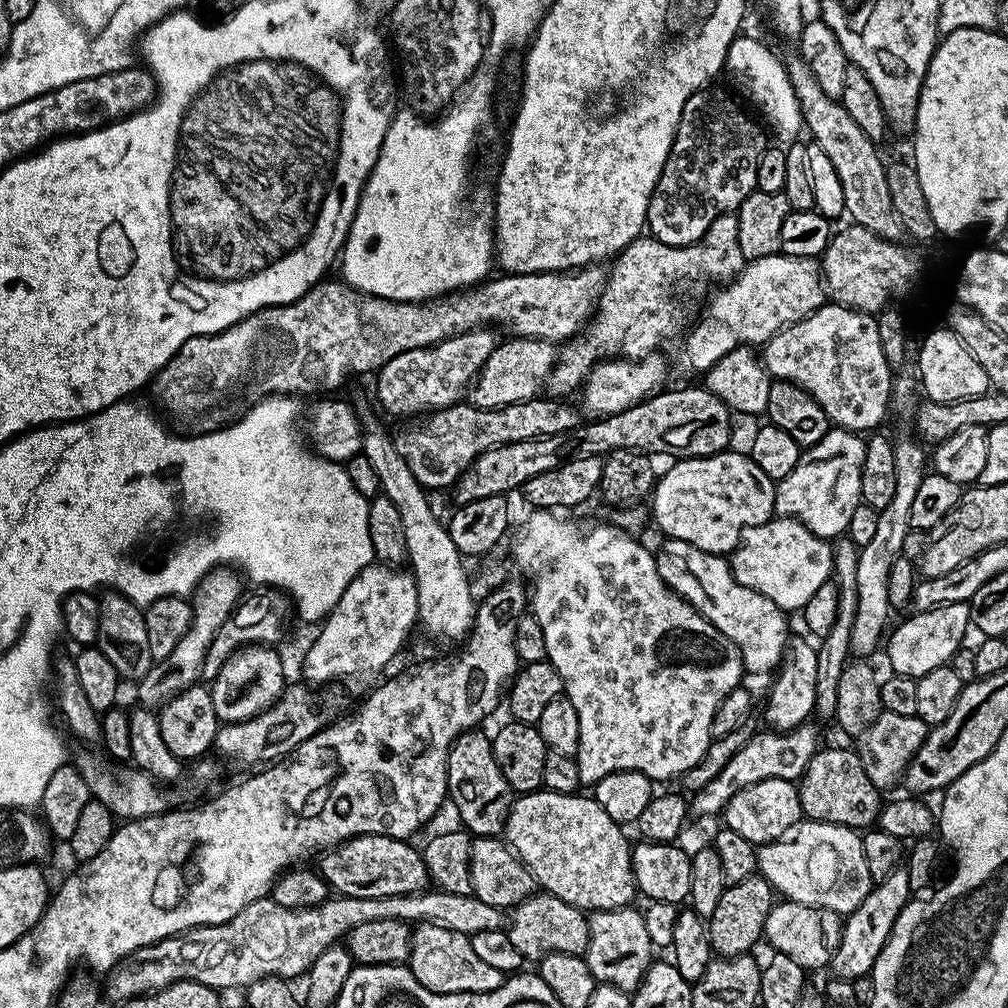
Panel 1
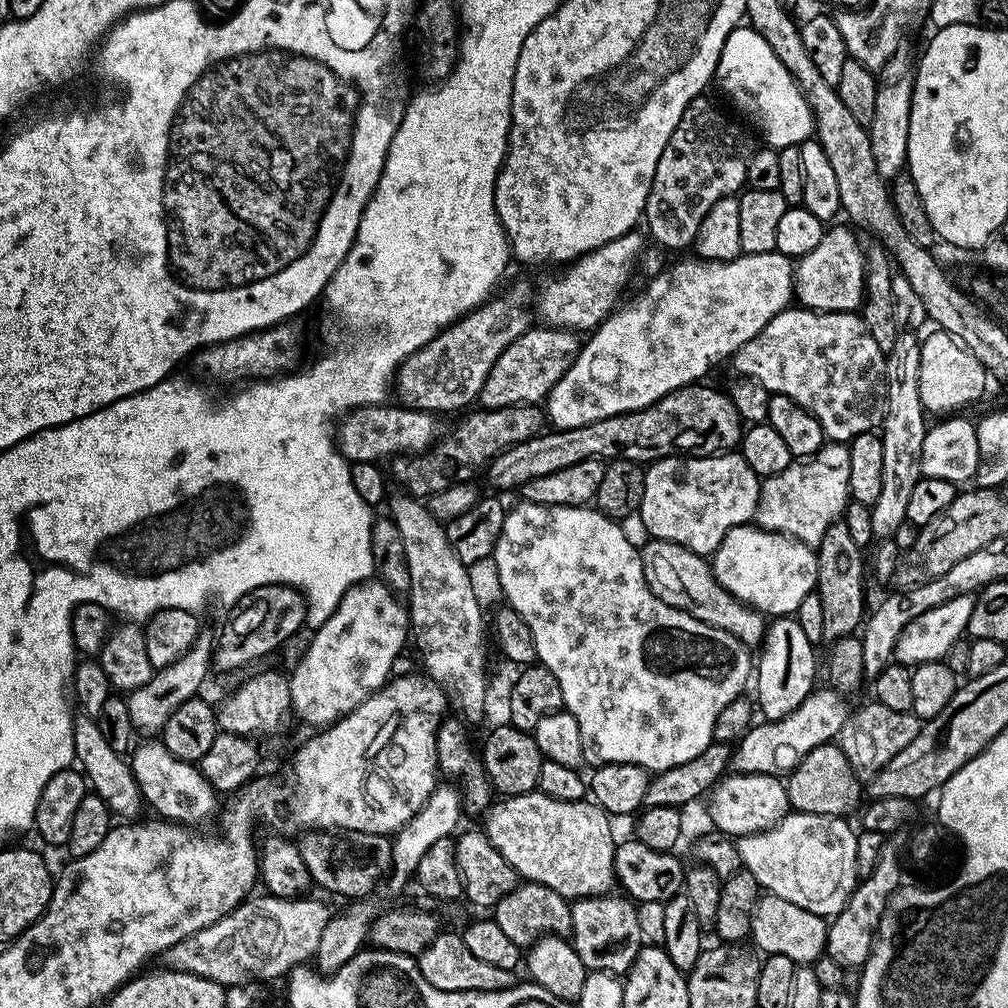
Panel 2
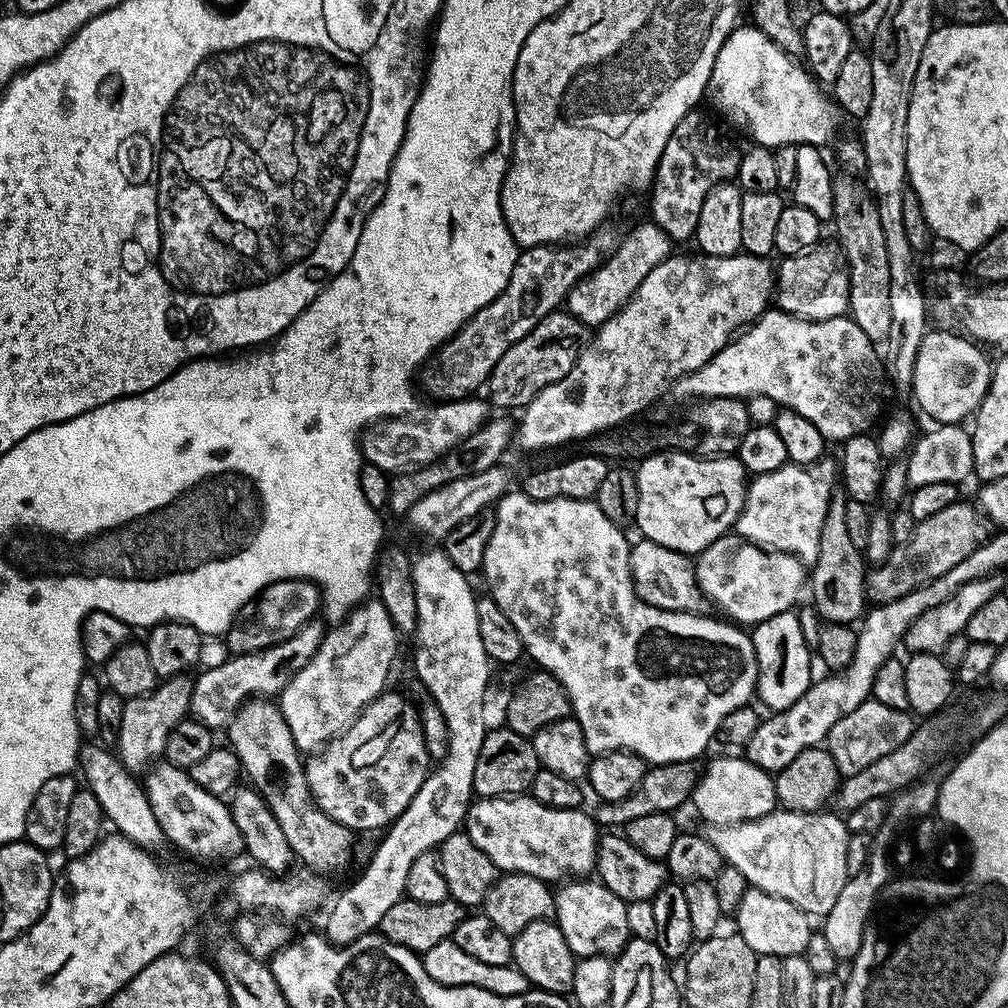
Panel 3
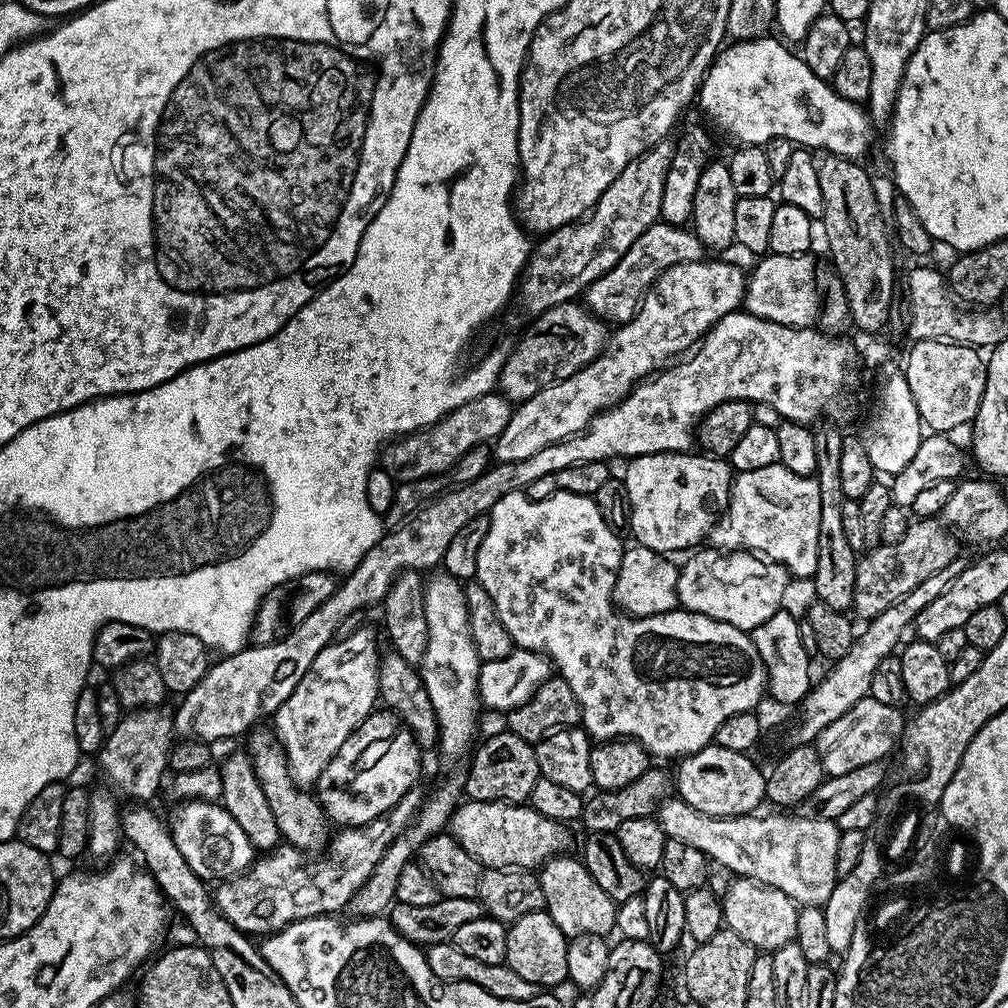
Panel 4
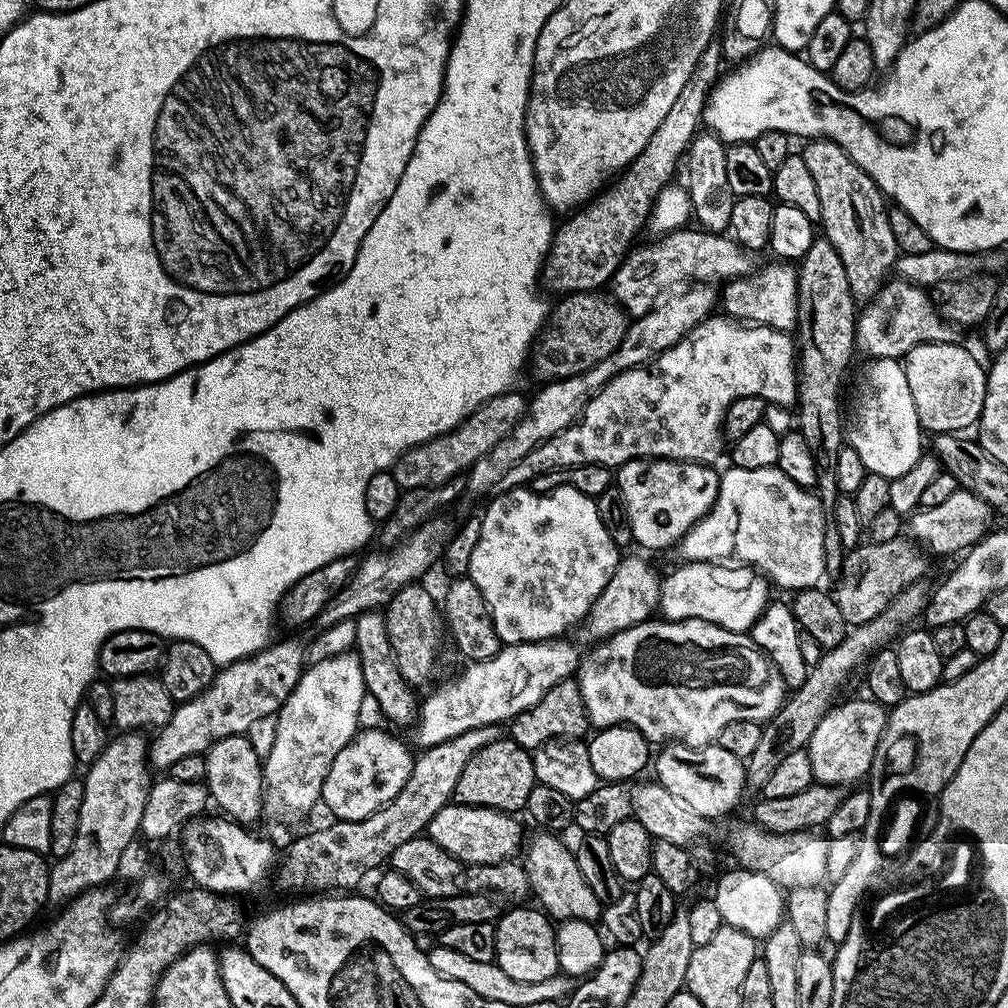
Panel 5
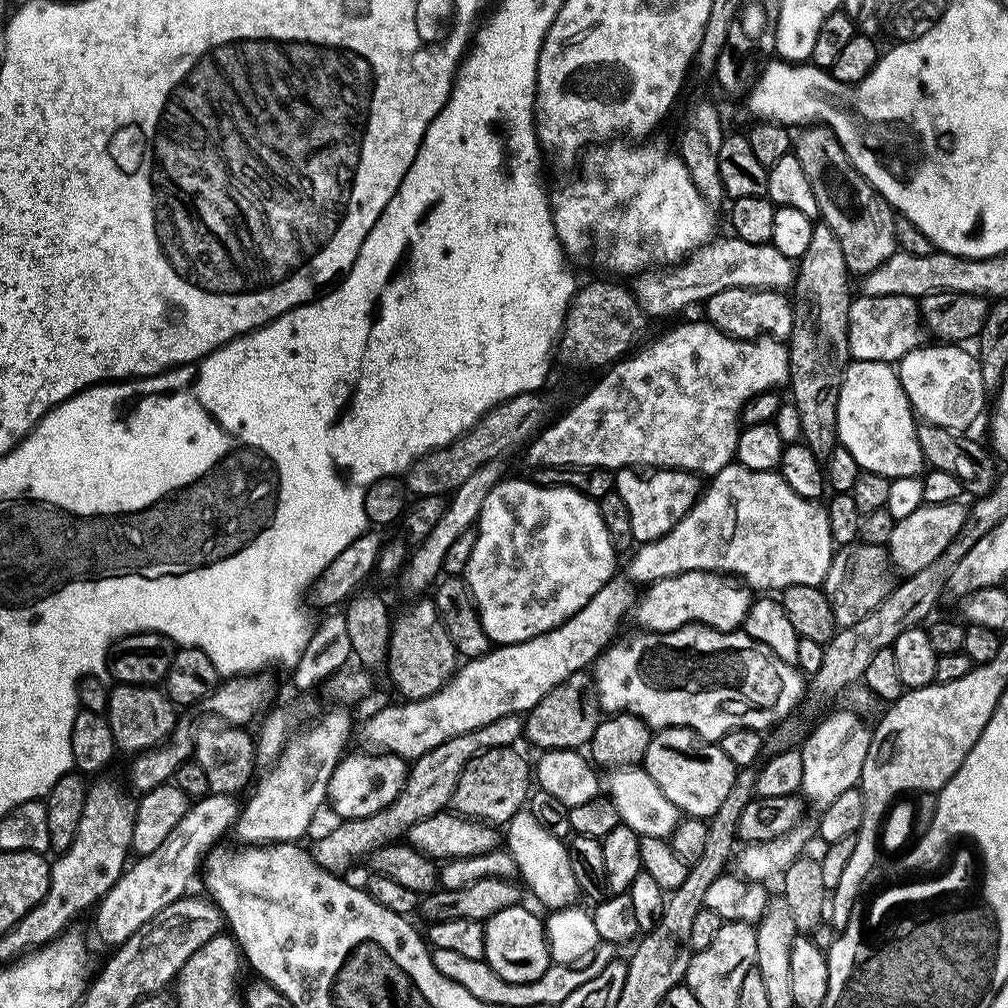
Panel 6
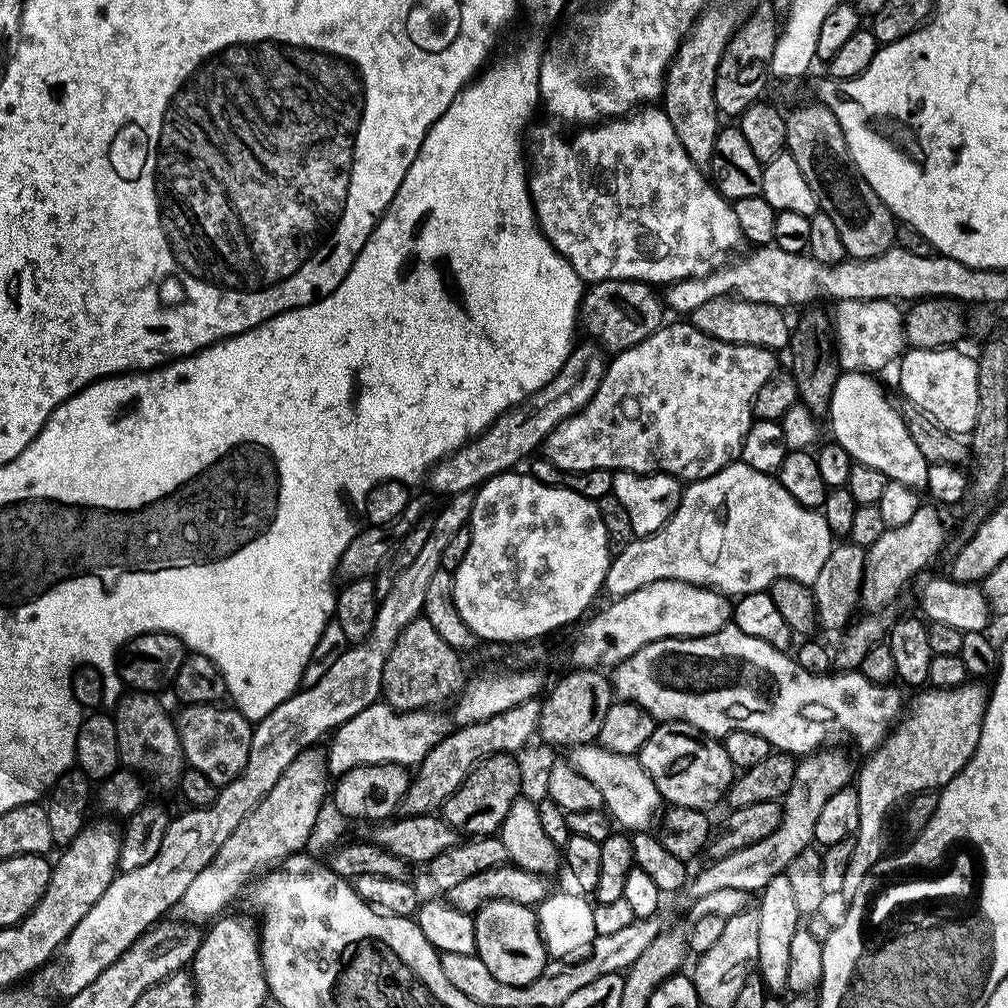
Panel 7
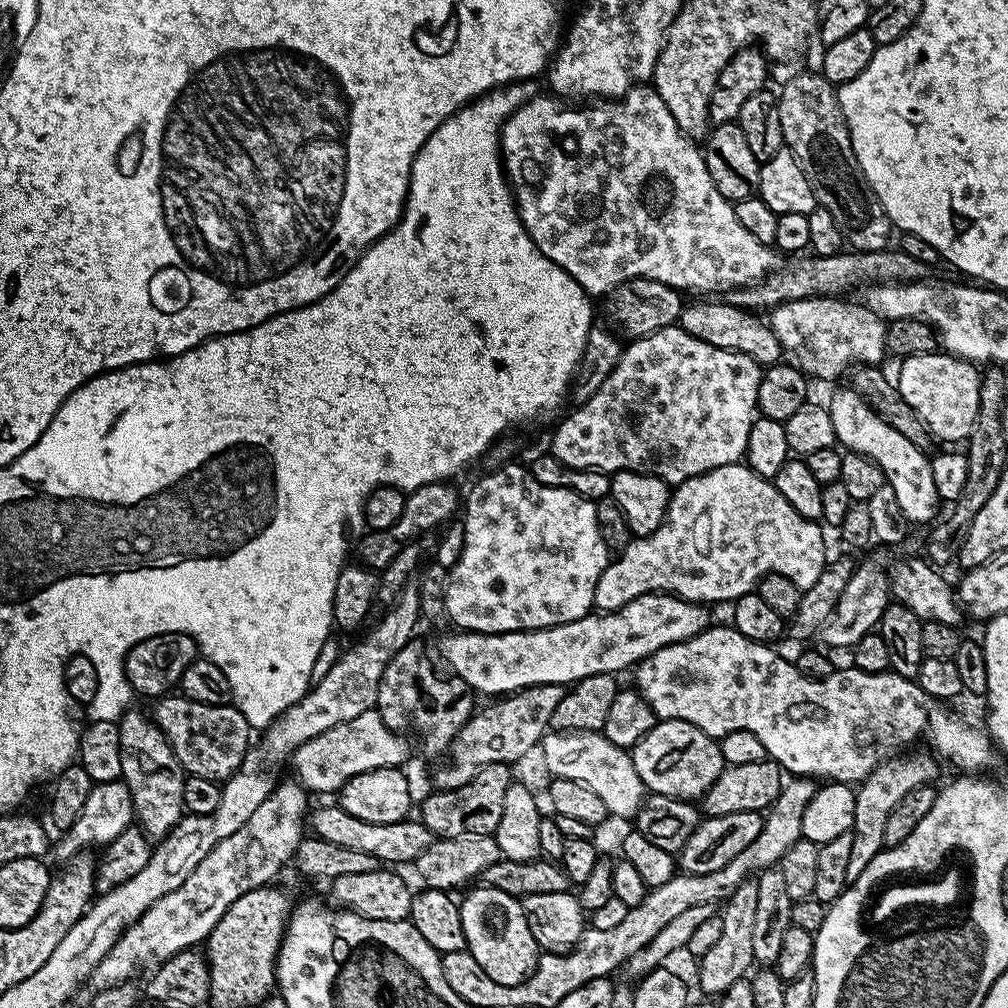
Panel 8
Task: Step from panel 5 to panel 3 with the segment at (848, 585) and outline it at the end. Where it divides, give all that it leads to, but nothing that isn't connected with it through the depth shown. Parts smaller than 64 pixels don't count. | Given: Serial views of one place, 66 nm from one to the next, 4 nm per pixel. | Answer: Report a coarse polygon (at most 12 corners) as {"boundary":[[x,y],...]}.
{"boundary":[[957,502],[917,523],[867,573],[867,599],[894,602],[988,541],[990,521]]}

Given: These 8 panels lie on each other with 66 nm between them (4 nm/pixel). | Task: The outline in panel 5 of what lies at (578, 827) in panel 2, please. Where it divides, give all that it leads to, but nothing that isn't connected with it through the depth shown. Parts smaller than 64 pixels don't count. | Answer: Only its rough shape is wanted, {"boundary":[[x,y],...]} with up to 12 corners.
{"boundary":[[449,802],[426,835],[461,865],[513,859],[515,815]]}

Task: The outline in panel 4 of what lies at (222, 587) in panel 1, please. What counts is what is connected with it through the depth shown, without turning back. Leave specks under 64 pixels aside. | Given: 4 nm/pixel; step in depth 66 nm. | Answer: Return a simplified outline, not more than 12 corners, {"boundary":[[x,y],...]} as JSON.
{"boundary":[[137,708],[105,735],[108,784],[148,802],[169,771],[174,716]]}

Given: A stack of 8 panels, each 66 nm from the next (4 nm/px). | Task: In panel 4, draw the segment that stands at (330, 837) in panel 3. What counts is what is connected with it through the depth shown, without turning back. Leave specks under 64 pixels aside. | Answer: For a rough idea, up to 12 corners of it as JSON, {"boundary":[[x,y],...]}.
{"boundary":[[253,729],[252,759],[281,839],[321,851],[330,824],[293,781],[275,733]]}

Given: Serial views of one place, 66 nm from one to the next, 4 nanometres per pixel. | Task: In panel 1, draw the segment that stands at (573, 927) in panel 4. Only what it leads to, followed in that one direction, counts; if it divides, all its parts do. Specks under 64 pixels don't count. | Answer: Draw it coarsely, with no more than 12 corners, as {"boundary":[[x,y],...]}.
{"boundary":[[643,911],[588,916],[594,978],[629,994],[654,963]]}

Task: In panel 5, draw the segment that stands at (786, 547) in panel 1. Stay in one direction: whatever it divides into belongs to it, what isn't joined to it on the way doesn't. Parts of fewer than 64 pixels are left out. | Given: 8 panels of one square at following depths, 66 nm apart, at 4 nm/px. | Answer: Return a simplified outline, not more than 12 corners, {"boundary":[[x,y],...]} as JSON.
{"boundary":[[690,560],[665,575],[665,620],[747,633],[770,603],[754,568]]}

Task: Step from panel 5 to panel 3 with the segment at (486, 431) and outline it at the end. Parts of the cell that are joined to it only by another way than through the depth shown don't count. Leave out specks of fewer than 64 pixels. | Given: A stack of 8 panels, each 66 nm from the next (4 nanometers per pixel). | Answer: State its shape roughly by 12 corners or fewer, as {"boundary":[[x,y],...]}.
{"boundary":[[475,394],[369,424],[360,451],[387,472],[443,461],[489,420]]}

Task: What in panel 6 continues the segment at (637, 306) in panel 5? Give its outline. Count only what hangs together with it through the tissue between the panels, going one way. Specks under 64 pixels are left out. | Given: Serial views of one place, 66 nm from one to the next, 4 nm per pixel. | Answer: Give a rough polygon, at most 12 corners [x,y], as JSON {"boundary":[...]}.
{"boundary":[[713,239],[631,285],[645,317],[672,316],[718,290],[793,287],[772,243]]}

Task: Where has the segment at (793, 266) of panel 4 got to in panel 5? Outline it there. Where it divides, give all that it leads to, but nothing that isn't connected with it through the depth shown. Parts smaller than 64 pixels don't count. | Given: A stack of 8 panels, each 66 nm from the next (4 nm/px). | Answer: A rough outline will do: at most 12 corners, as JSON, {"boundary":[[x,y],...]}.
{"boundary":[[788,262],[723,285],[731,319],[788,332],[798,314]]}

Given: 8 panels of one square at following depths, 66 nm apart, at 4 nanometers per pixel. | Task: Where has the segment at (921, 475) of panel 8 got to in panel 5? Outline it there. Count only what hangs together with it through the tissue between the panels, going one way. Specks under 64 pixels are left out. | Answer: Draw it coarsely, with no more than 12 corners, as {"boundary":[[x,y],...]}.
{"boundary":[[900,360],[860,376],[846,444],[894,481],[921,458]]}

